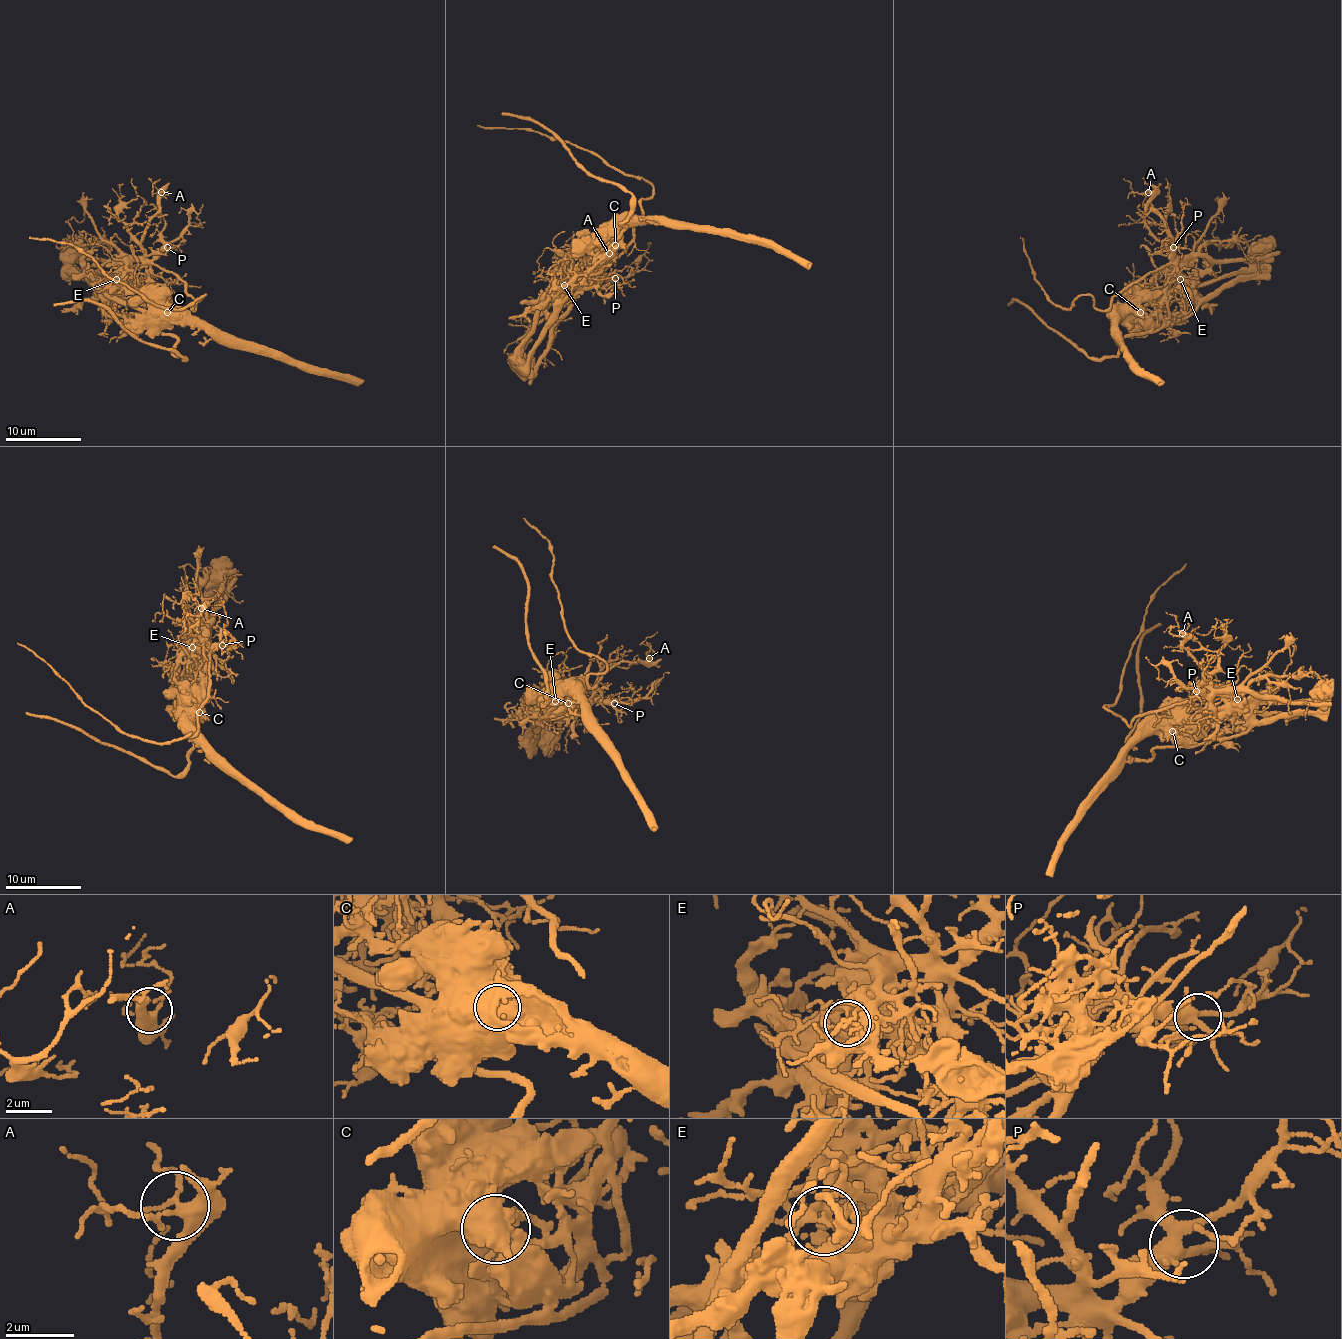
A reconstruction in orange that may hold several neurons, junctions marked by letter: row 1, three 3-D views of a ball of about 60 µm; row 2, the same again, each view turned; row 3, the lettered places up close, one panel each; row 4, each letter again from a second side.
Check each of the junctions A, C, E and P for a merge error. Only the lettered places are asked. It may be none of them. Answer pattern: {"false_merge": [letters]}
{"false_merge": ["C", "E"]}

